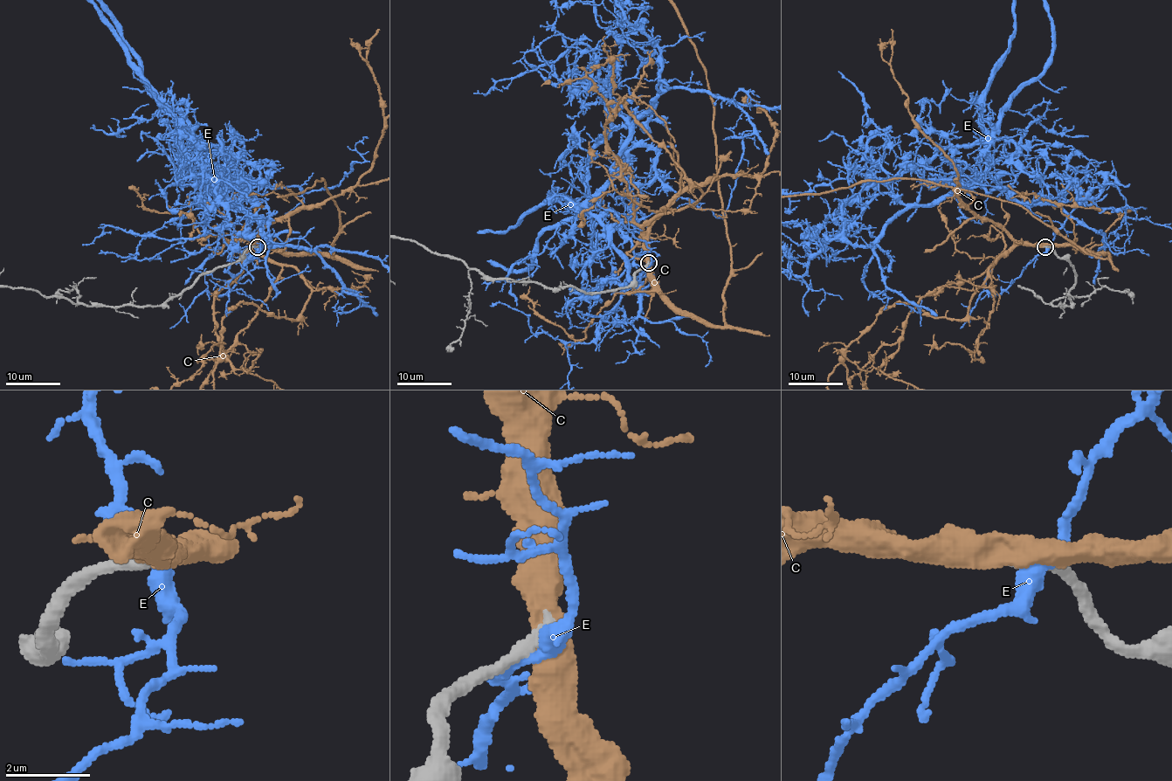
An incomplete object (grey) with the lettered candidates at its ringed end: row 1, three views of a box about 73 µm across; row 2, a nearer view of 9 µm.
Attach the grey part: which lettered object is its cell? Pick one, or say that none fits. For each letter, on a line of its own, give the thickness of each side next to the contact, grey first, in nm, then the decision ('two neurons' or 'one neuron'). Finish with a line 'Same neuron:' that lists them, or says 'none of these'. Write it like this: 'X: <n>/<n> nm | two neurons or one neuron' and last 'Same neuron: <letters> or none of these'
C: 340/600 nm | two neurons
E: 360/320 nm | two neurons
Same neuron: none of these

